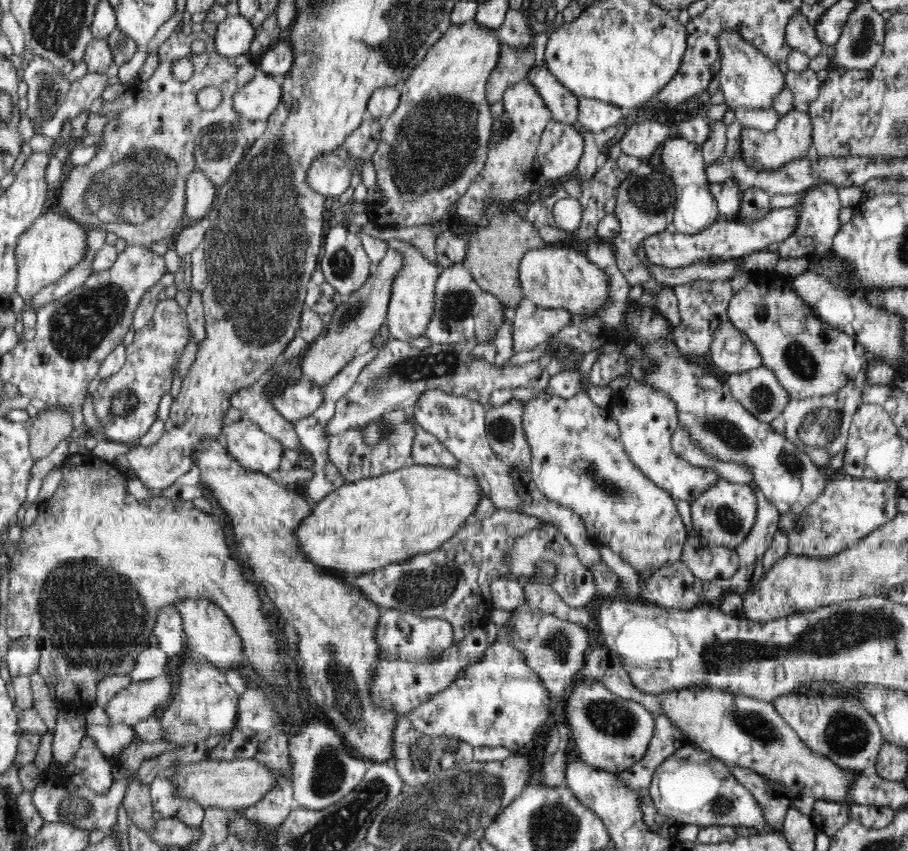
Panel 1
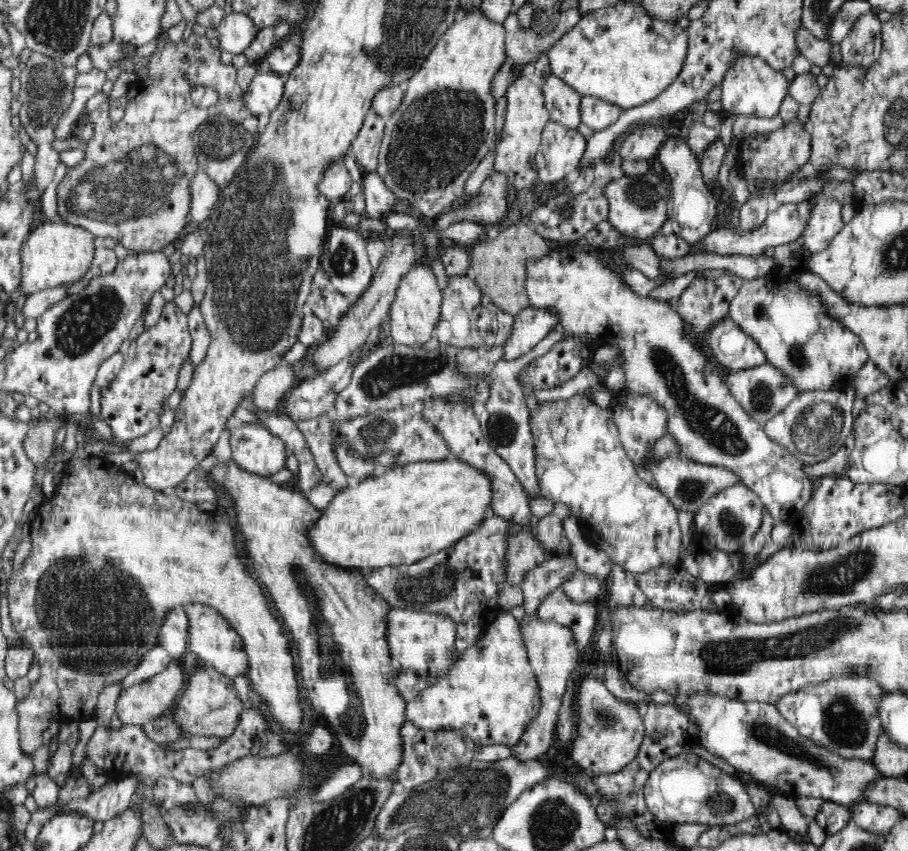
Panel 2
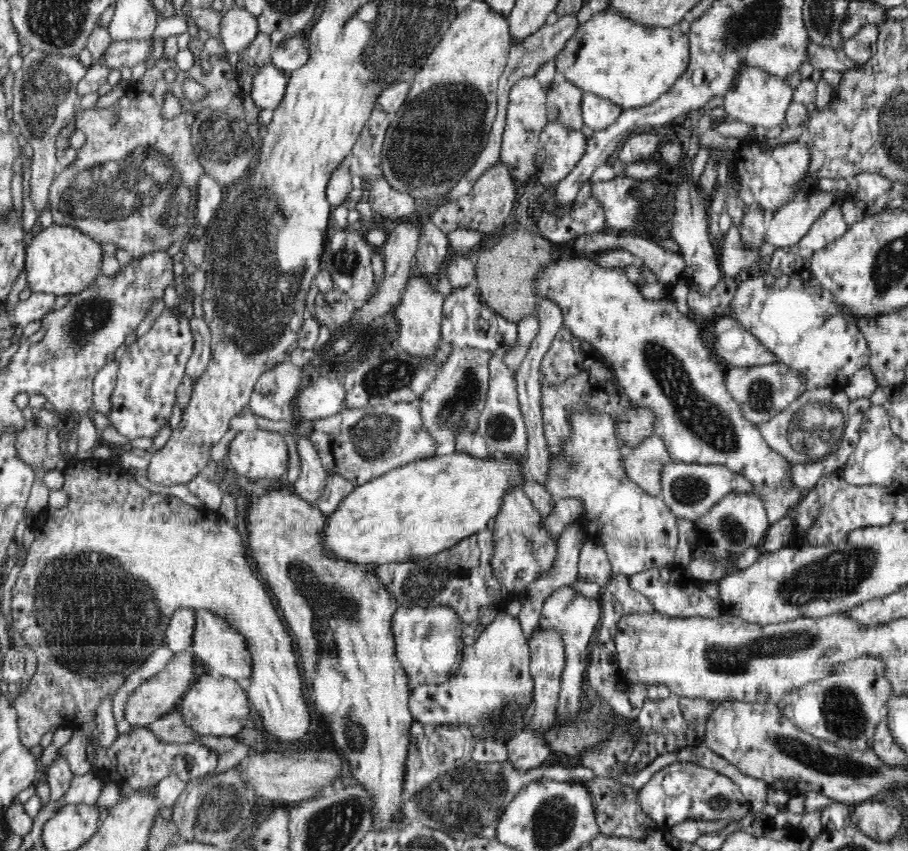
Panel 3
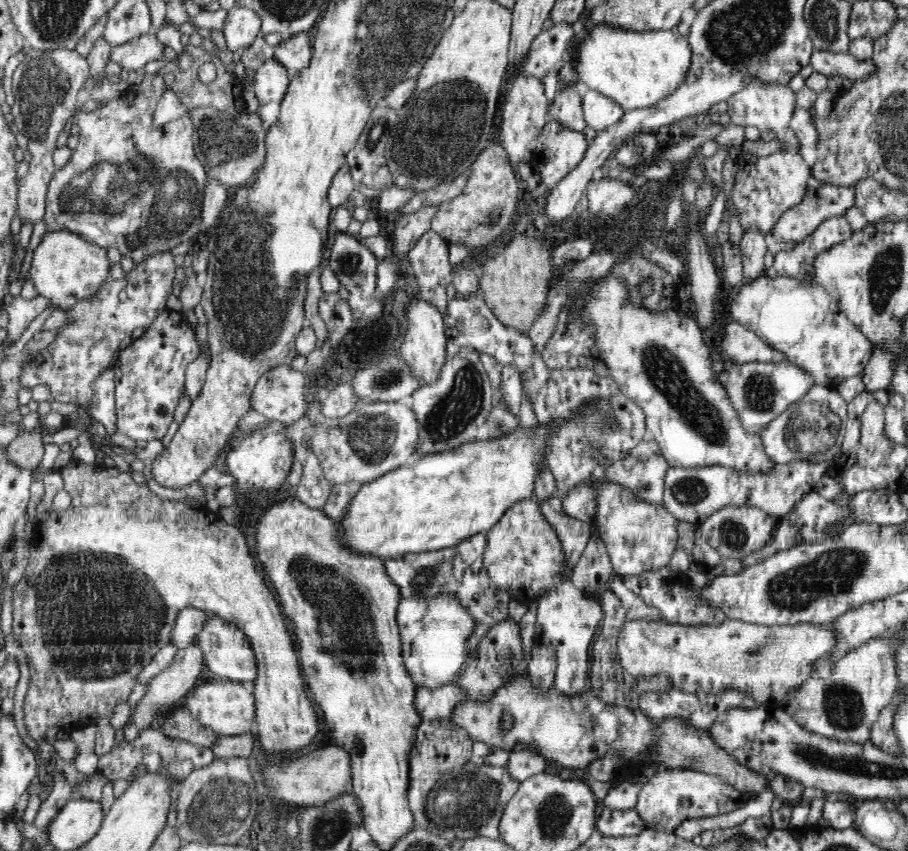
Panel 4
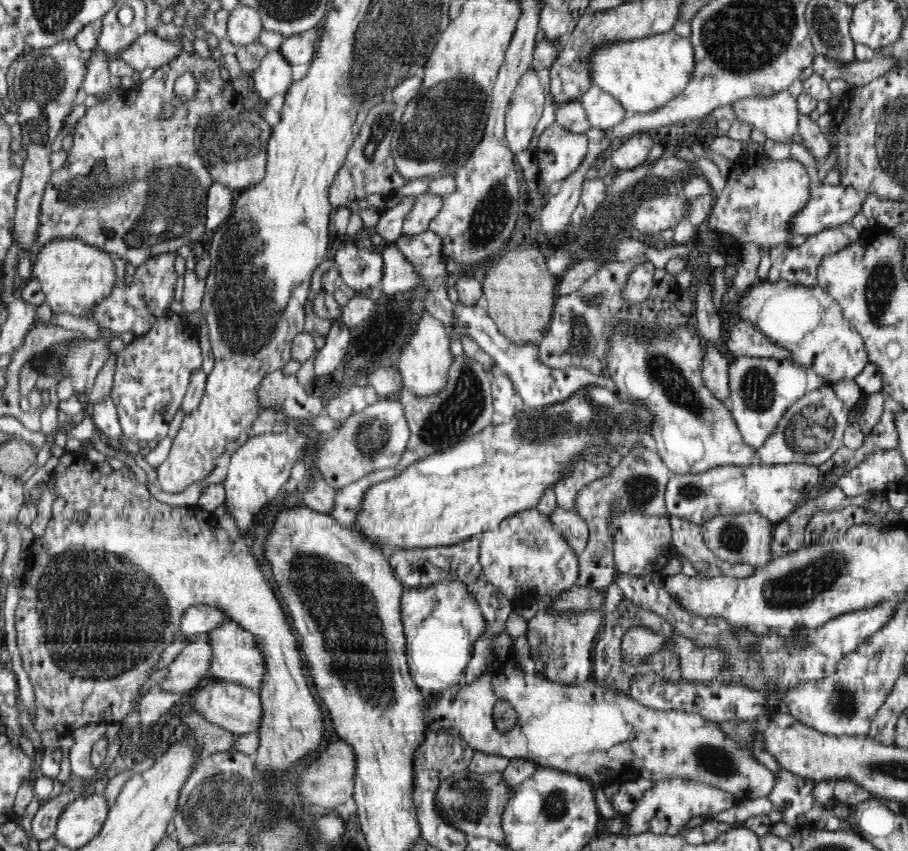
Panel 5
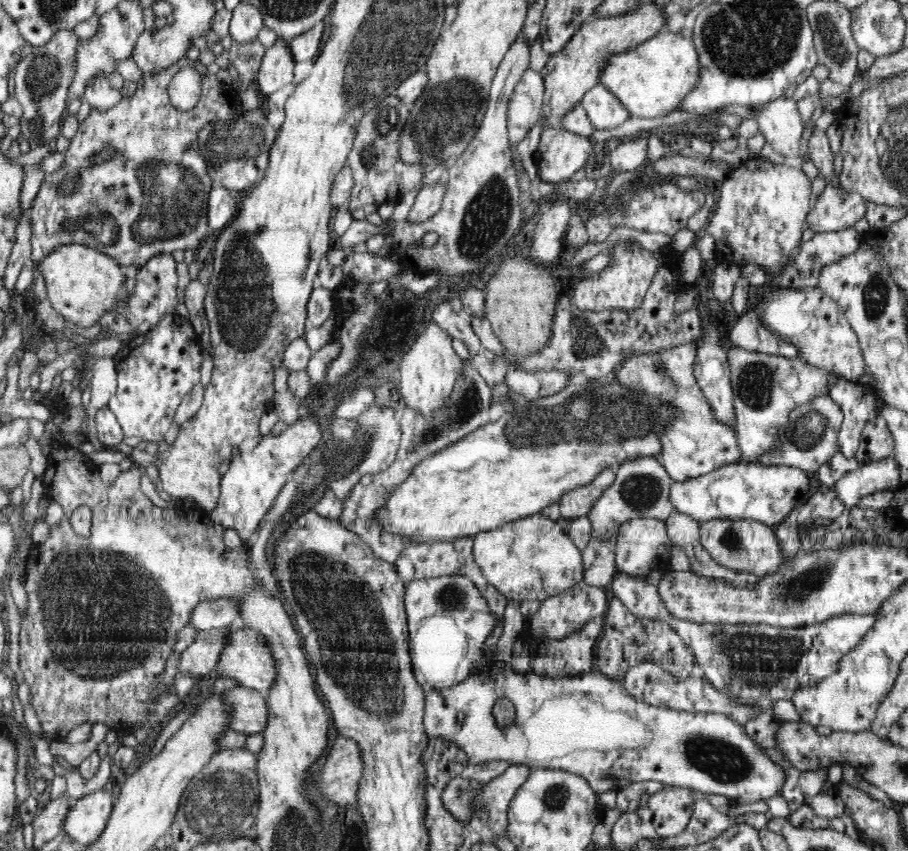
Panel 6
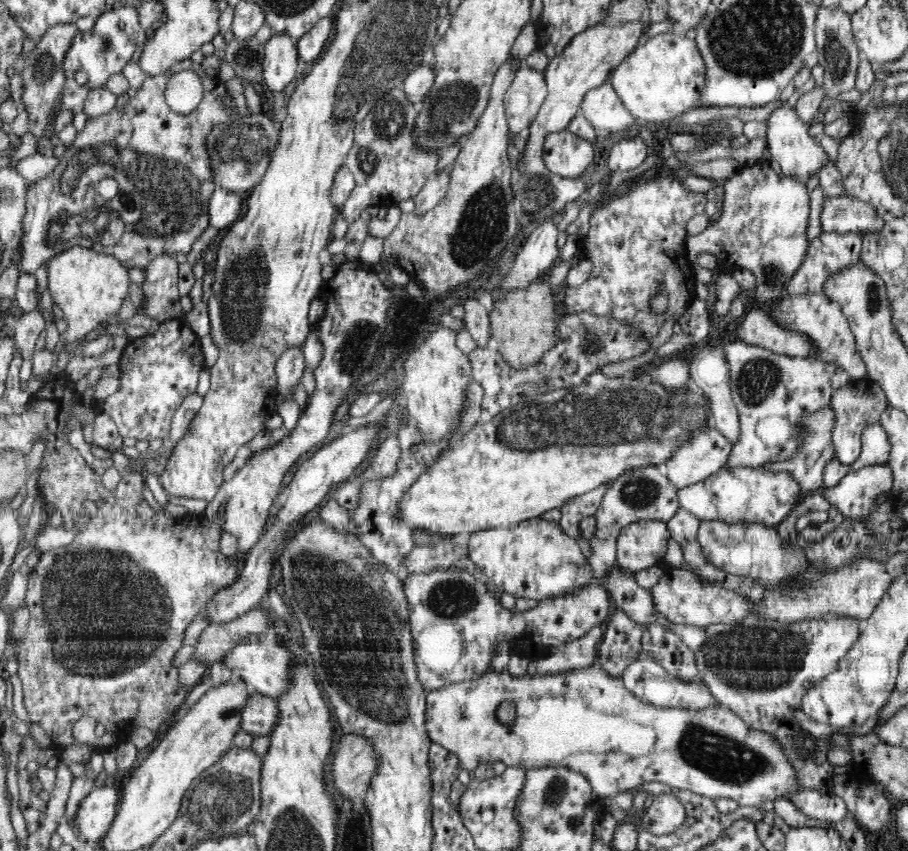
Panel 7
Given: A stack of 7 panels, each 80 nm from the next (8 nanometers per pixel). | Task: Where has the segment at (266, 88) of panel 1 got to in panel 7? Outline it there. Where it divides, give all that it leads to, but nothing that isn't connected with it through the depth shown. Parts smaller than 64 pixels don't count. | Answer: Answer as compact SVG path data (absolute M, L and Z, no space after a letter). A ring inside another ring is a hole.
M273 32L265 43L262 64L262 80L273 93L284 90L296 74L298 49L296 41L286 33Z

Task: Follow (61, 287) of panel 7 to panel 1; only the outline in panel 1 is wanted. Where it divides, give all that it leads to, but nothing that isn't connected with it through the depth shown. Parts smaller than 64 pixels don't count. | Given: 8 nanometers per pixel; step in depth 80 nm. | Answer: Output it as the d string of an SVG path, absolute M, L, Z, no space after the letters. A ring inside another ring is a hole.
M53 208L43 211L34 220L34 224L20 234L16 246L18 269L17 293L30 302L41 288L55 284L70 268L74 268L82 256L86 254L86 230L61 211L54 212Z

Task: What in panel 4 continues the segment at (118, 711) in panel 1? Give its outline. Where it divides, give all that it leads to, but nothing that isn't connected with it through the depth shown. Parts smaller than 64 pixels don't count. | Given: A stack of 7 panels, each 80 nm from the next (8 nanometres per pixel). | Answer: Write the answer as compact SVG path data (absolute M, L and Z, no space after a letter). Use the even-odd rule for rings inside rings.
M197 643L178 650L174 660L160 674L154 675L154 678L151 678L148 682L145 695L141 698L133 713L132 722L136 724L136 728L139 731L148 729L151 727L156 712L168 713L168 710L176 705L176 702L185 697L198 684L204 668L202 652L199 650ZM160 707L165 707L164 711L160 710Z

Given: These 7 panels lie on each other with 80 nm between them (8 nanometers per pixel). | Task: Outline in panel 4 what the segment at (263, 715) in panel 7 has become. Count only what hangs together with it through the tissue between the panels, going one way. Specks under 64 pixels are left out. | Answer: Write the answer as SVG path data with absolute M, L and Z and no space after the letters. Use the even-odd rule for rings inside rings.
M226 679L200 684L188 693L186 706L192 713L192 719L198 720L219 735L246 734L254 731L256 727L254 697L251 696L250 689L246 689L240 682Z

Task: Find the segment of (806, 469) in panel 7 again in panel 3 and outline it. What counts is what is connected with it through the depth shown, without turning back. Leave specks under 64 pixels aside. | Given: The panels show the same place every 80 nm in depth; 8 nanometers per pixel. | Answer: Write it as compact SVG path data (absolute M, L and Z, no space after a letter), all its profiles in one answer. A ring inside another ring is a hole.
M811 386L792 401L786 410L782 410L758 428L768 446L781 454L786 462L820 462L838 450L848 424L850 403L851 400L844 390L832 390L829 386Z

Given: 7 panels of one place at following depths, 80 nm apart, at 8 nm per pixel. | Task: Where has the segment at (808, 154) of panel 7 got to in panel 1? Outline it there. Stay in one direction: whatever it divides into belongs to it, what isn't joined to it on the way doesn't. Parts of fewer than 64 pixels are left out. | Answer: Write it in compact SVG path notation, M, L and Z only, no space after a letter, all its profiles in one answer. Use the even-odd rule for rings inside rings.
M724 28L718 32L718 38L715 39L718 44L718 52L720 52L720 70L719 80L720 88L724 93L725 103L729 108L736 110L738 106L744 108L772 108L774 98L780 94L781 89L785 88L784 73L780 71L778 65L774 64L761 50L756 46L745 41L737 30L729 30Z

